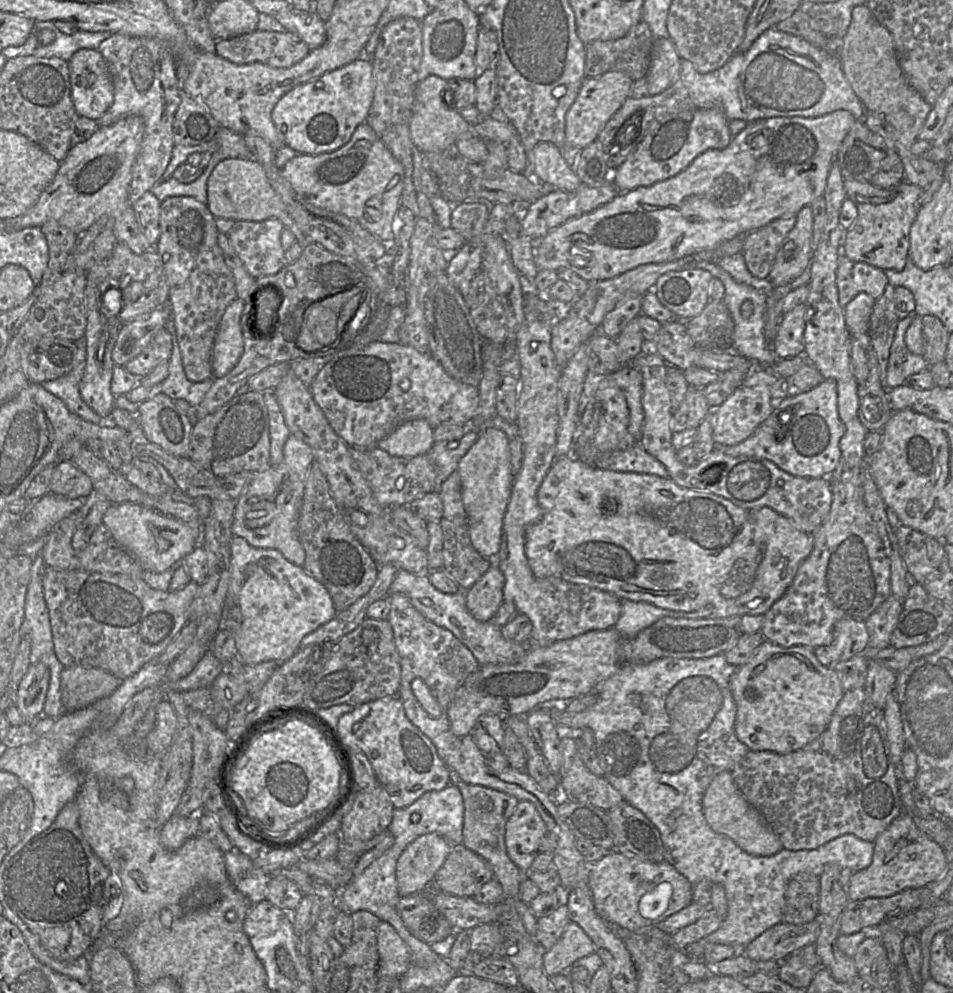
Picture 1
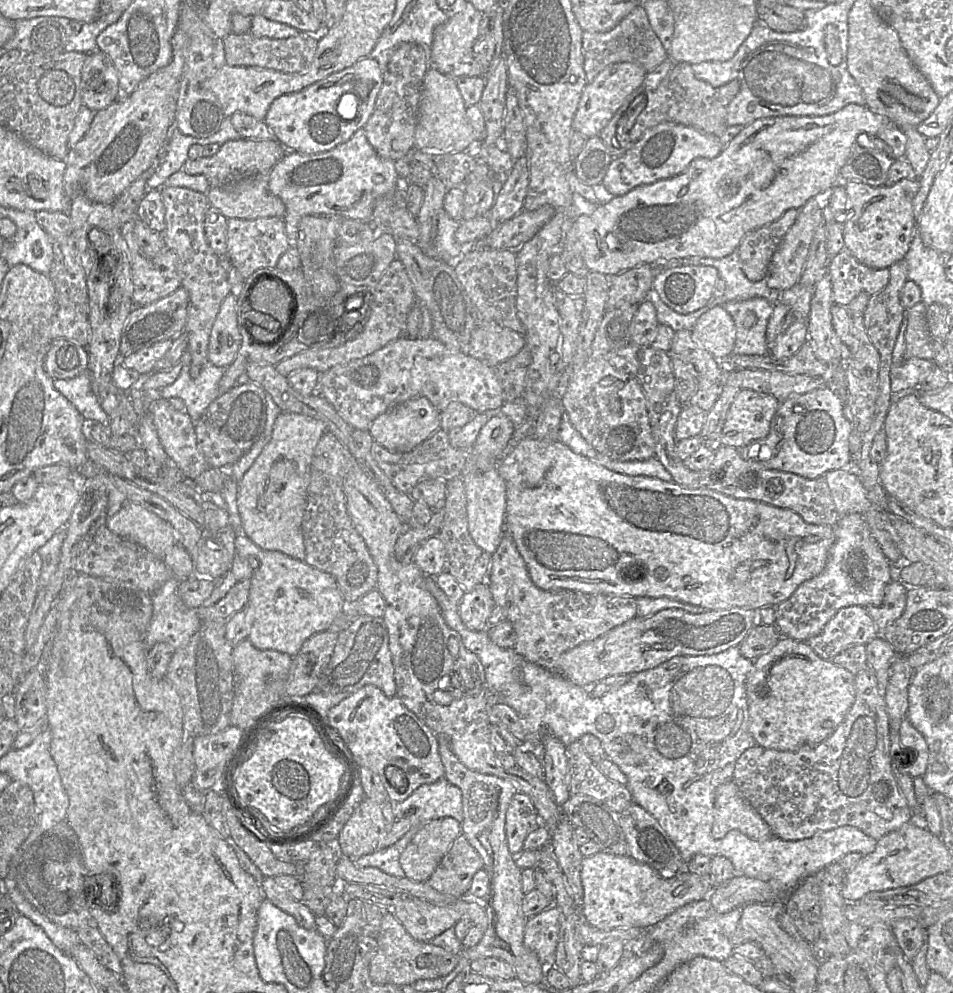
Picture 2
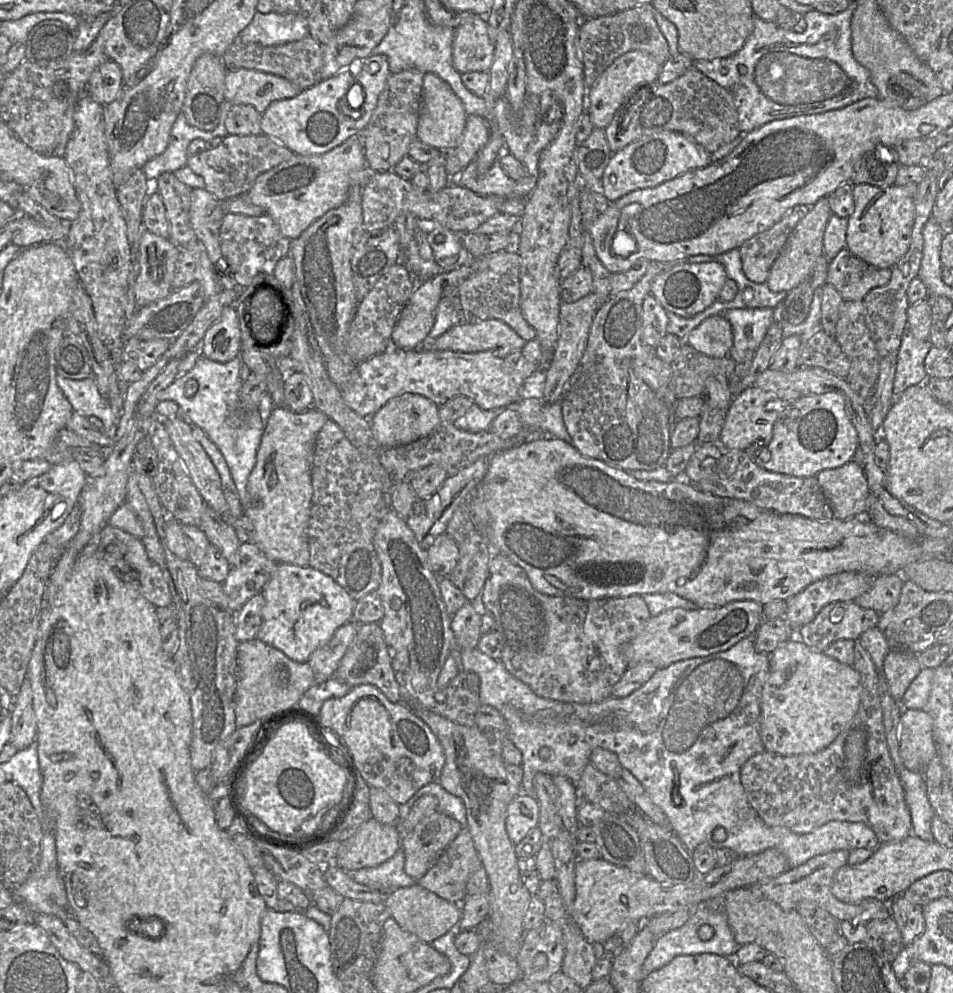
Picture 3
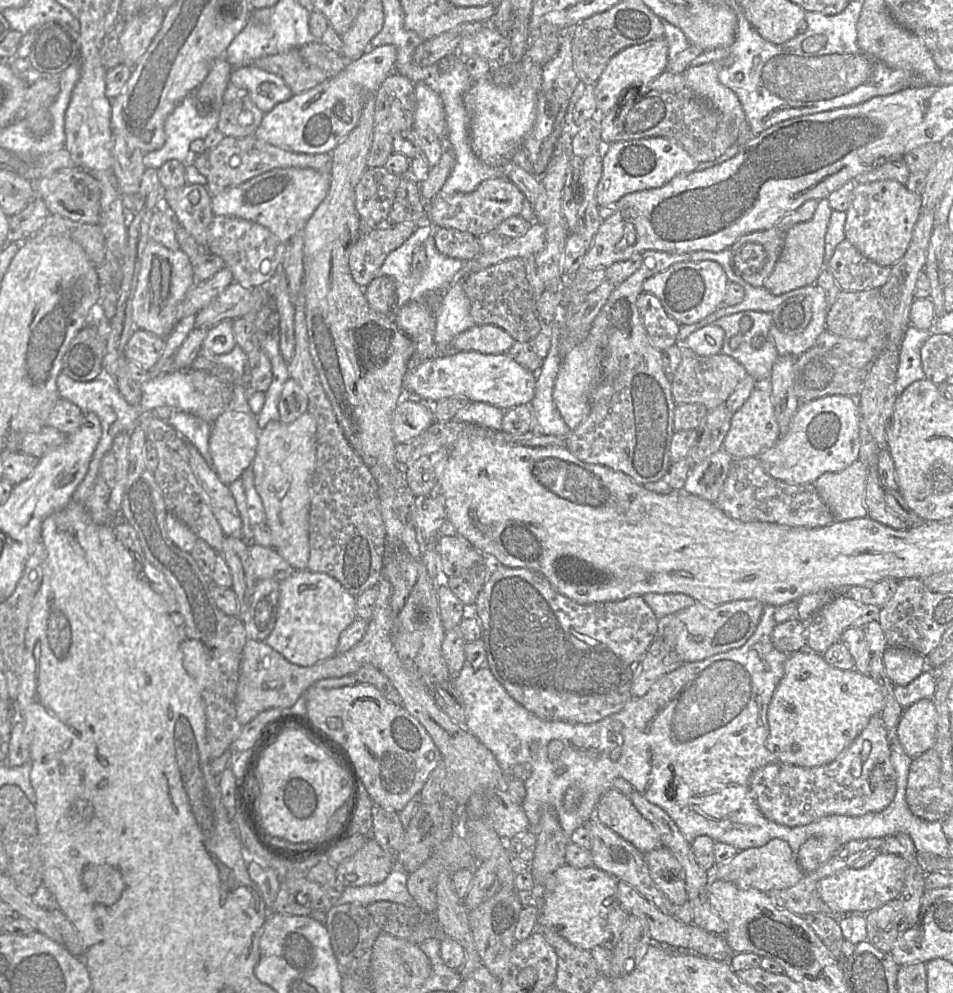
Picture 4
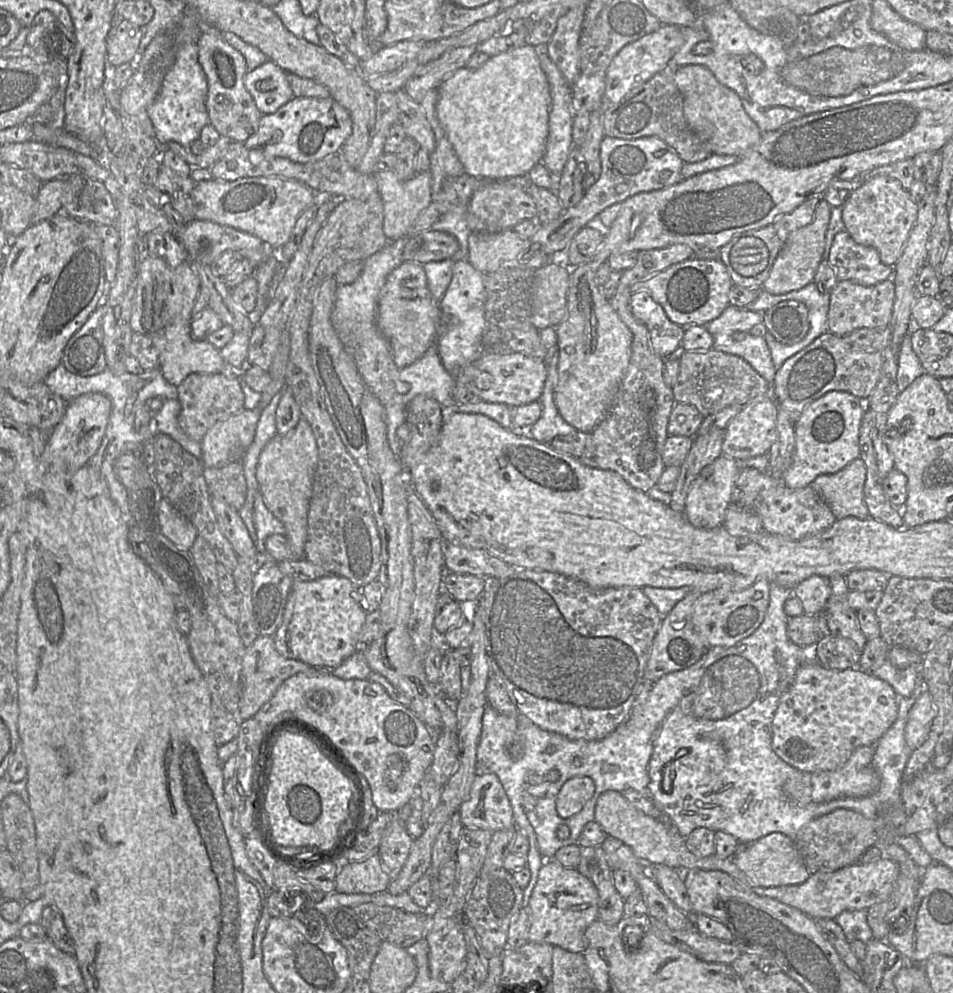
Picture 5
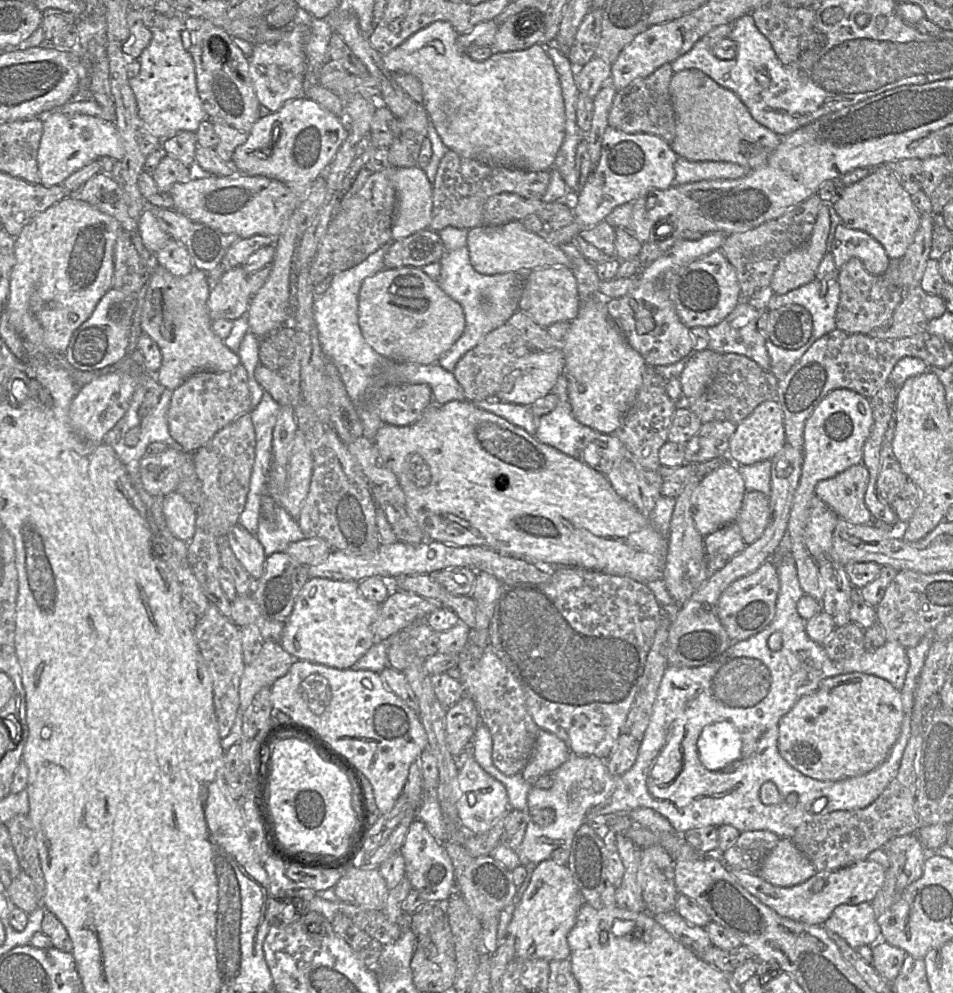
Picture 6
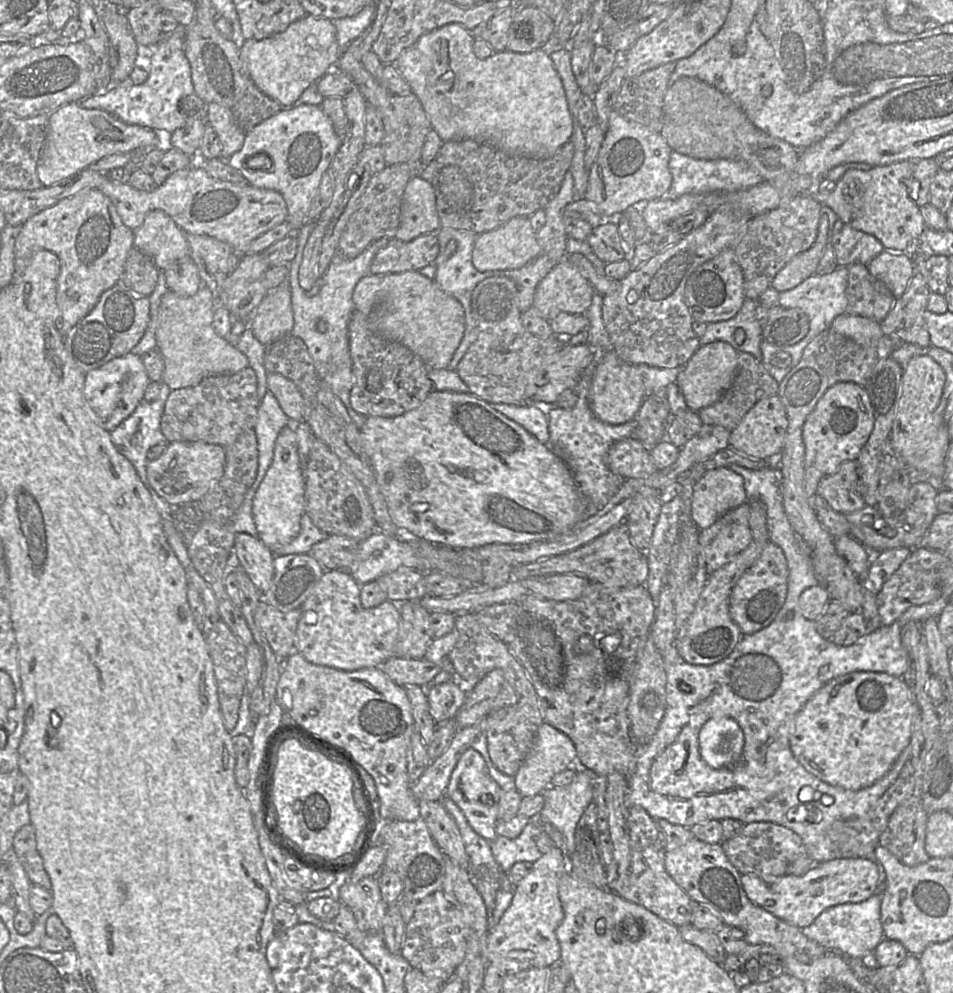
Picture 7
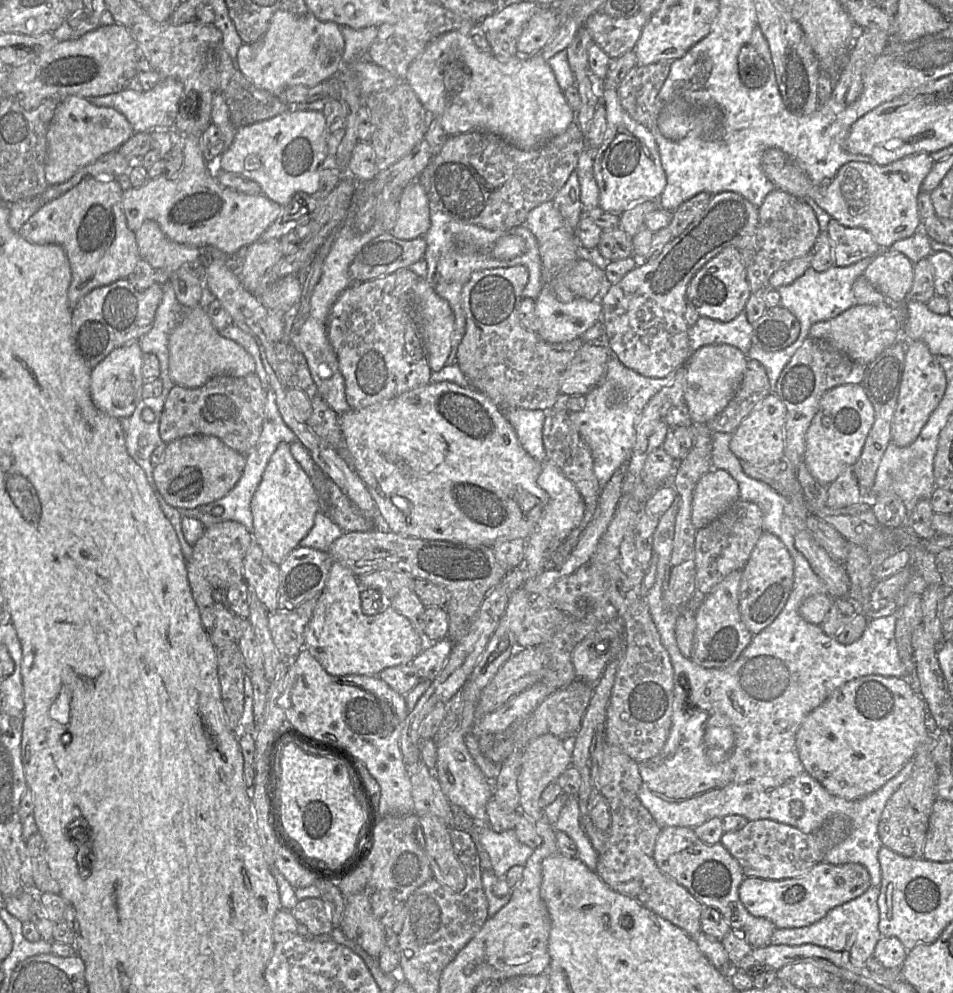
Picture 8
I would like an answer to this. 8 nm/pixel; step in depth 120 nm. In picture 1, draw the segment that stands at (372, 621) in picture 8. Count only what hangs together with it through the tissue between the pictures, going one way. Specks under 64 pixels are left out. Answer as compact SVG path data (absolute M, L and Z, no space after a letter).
M234 535L230 564L224 626L232 630L237 657L244 664L289 660L306 635L337 614L327 589L303 567L292 564L276 549L256 548L244 538Z

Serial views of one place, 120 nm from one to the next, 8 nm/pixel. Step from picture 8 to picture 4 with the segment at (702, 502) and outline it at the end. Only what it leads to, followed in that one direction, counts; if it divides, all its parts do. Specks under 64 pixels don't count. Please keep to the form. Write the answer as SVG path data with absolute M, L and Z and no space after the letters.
M723 449L692 466L683 490L716 503L733 458Z

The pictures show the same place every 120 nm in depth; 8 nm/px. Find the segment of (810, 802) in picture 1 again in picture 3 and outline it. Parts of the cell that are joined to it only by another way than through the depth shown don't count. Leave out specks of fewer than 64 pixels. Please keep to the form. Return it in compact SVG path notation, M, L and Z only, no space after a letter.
M860 638L854 640L854 653L855 660L853 668L859 673L862 683L862 698L859 709L851 720L851 722L845 727L845 729L836 737L836 739L830 743L826 748L813 753L813 754L801 754L792 756L783 756L770 752L761 752L755 754L749 758L740 769L740 781L742 787L746 793L747 799L751 807L757 812L763 822L770 826L782 826L794 833L805 834L809 833L816 828L822 826L829 821L848 821L848 822L863 822L869 828L871 828L879 839L880 844L890 843L894 841L900 841L909 836L912 833L912 822L909 807L905 800L904 789L899 779L897 770L893 764L885 736L885 728L883 724L883 713L880 698L878 695L879 688L879 672L875 667L870 655L866 649L862 646Z

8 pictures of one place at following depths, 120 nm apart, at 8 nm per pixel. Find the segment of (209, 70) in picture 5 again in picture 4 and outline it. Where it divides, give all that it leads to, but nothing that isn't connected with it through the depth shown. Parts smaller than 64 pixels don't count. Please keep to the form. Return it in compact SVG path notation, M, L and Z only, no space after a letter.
M229 82L223 95L223 106L216 130L226 137L243 138L253 135L263 115L245 89Z

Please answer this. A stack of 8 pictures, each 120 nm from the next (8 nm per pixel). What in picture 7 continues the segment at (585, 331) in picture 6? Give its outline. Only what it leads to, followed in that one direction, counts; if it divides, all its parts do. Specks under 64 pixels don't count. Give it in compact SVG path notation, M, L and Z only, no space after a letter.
M614 348L607 352L597 365L589 391L589 406L602 422L621 425L634 420L645 398L643 381L635 366L637 365L622 361Z

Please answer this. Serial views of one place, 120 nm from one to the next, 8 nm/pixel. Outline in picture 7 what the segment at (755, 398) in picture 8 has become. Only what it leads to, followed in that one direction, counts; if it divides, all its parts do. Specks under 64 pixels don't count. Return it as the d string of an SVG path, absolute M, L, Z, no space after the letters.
M746 352L738 353L737 373L729 389L714 404L701 409L698 415L703 425L721 426L730 432L760 400L778 394L779 383L769 374L762 361Z

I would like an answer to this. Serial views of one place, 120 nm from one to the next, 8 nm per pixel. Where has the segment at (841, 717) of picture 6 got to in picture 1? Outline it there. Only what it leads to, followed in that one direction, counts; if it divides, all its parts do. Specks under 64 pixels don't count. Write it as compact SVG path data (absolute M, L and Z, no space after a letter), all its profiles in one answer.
M764 640L752 658L737 668L729 681L736 704L735 734L753 751L786 754L817 739L828 726L845 690L833 667L822 665L813 649L806 646L782 647Z

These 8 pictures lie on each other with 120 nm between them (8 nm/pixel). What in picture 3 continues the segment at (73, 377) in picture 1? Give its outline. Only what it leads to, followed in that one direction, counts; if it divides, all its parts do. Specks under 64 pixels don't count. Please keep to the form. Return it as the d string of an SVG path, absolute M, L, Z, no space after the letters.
M62 375L56 377L57 385L71 404L74 411L86 417L96 416L103 422L103 431L108 434L116 424L117 416L107 398L101 396L93 375L81 380L68 379Z

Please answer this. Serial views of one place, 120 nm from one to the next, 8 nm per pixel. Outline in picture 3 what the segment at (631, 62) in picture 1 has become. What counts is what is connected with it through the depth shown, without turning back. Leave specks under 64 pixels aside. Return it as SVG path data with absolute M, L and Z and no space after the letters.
M642 4L622 12L583 19L579 26L579 46L582 54L586 88L592 87L601 74L621 55L630 51L642 51L651 55L660 65L669 58L667 41L654 18L654 7Z

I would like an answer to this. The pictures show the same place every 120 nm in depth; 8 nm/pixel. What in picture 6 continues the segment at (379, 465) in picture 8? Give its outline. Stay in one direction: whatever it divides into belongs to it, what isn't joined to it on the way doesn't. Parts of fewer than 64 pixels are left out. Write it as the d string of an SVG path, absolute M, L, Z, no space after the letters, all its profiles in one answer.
M451 401L444 405L431 403L421 418L412 425L398 427L384 424L377 431L373 444L381 463L398 479L405 495L405 509L408 516L418 524L429 541L458 547L484 546L501 554L532 562L542 568L581 567L605 574L626 576L644 583L662 578L668 551L668 538L655 529L649 517L621 498L603 473L591 468L582 460L574 459L540 443L524 429L477 407L470 401Z

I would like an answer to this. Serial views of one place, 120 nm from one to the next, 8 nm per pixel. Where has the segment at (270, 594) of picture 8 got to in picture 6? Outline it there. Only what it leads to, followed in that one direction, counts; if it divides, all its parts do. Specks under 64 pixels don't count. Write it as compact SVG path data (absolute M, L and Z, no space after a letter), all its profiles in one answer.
M238 523L229 531L227 537L235 557L250 577L254 581L261 578L264 573L266 555L264 547L256 536Z

